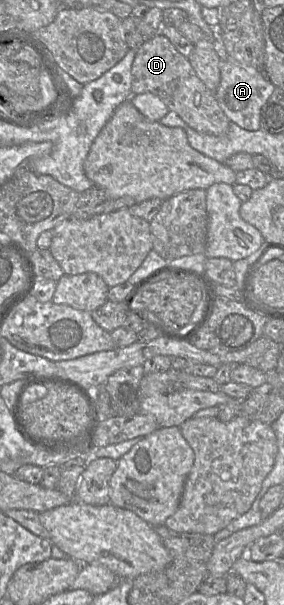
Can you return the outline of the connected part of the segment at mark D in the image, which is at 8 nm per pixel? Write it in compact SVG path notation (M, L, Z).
M158 33L146 40L138 49L132 64L132 92L133 95L153 93L160 97L170 111L177 113L192 129L202 134L223 135L231 121L223 112L215 97L197 76L189 59L183 56L164 35Z

